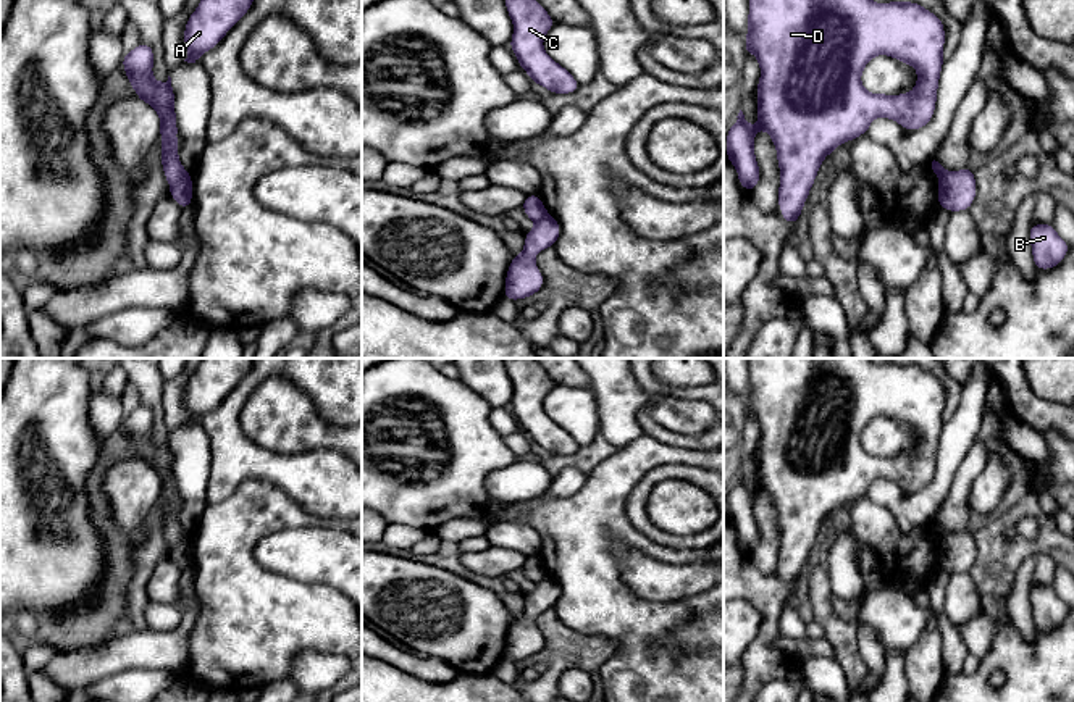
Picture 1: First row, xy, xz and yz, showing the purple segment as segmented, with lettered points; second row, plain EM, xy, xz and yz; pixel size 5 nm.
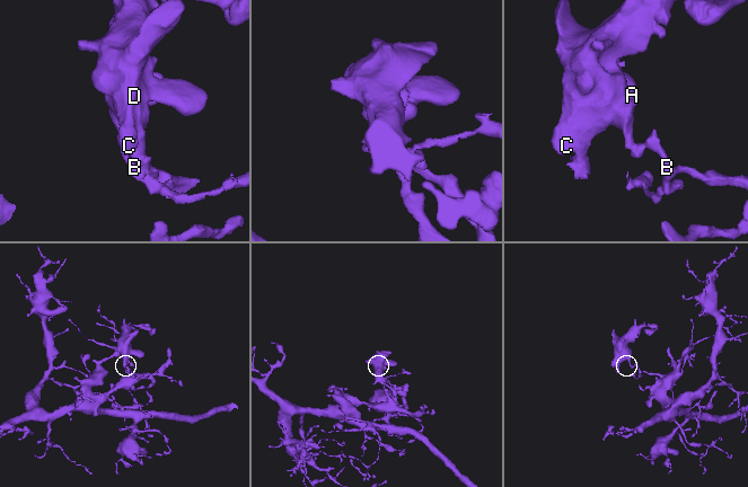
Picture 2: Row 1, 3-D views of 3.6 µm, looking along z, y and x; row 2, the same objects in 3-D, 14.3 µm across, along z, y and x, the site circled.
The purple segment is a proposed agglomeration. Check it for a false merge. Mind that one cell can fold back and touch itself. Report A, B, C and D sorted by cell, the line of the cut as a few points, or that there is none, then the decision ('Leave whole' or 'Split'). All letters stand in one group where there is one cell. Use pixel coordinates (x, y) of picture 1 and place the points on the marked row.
Groups: A C D / B. Split along xy (186, 171), (172, 186). Split

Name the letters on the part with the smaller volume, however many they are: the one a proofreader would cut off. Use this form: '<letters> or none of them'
A, C, D

